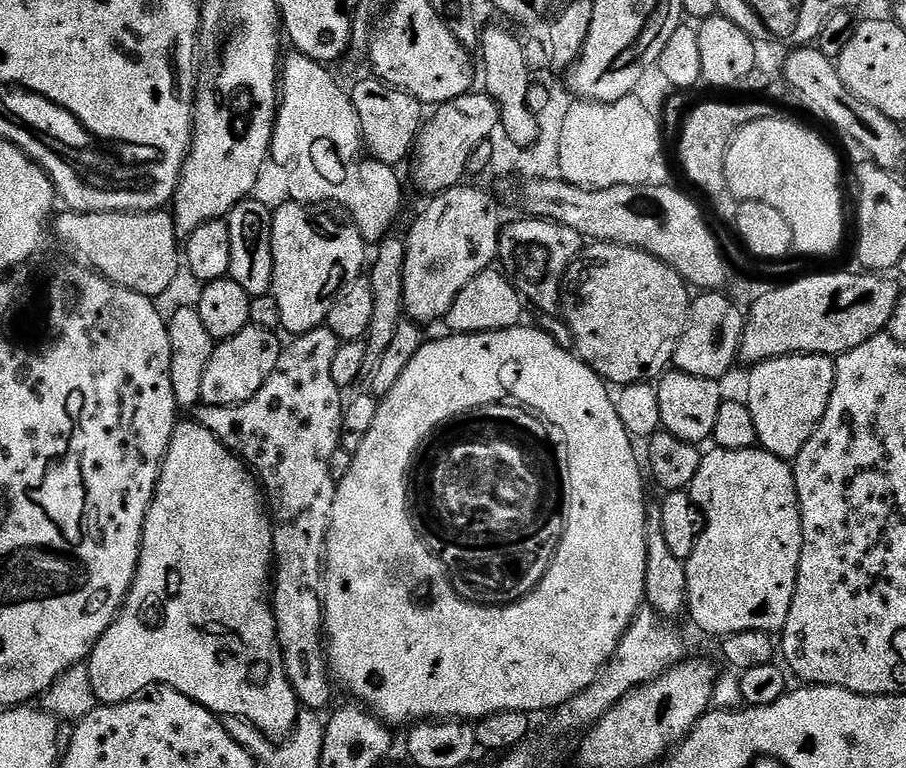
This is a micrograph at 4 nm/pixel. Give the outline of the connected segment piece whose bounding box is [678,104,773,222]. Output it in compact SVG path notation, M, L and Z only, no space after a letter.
M700 104L685 116L680 135L680 168L684 176L712 203L712 208L728 222L735 221L740 204L726 182L726 154L740 129L753 120L767 120L773 115L768 104Z

